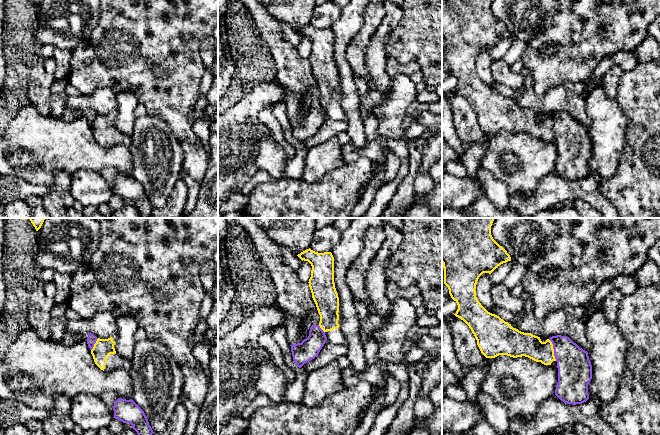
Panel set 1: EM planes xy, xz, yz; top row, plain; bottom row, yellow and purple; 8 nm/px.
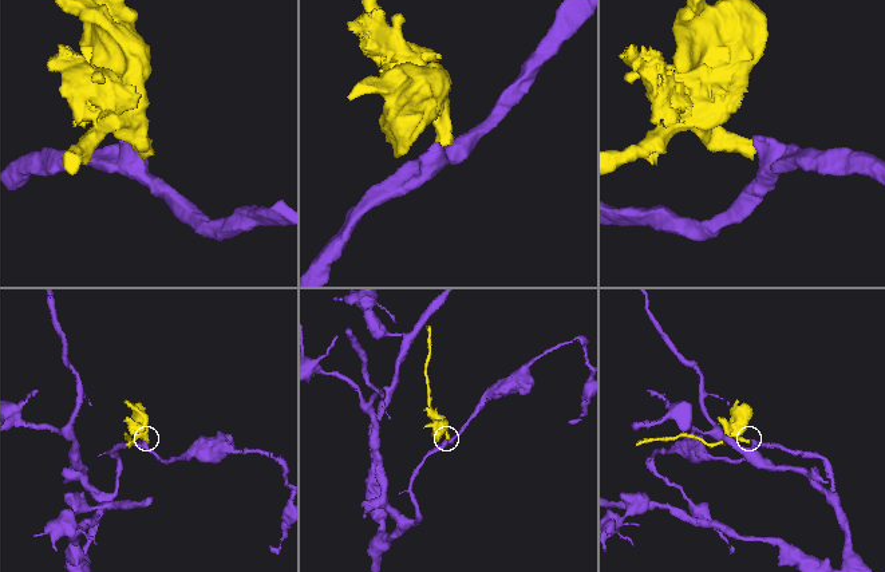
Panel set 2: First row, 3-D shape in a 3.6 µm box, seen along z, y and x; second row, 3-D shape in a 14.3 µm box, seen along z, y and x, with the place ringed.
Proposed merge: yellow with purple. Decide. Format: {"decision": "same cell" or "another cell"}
{"decision": "another cell"}

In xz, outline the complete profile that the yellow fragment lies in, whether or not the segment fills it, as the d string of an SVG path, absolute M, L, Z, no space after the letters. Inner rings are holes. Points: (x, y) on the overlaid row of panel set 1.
M310 248L297 255L311 266L309 287L320 315L320 328L327 340L337 345L347 345L339 328L339 297L334 283L334 257L331 252L318 253Z

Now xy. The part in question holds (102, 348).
M116 335L108 339L97 339L91 350L94 362L105 372L111 372L117 368L122 368L129 372L131 368L131 360L116 353L114 348L116 339Z

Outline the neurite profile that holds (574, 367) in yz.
M569 337L549 338L557 361L558 383L555 395L567 404L582 404L589 399L588 384L592 379L592 365L588 352Z

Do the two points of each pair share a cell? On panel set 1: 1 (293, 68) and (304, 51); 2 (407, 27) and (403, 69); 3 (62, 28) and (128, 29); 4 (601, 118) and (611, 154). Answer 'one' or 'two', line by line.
1: two
2: two
3: two
4: one

